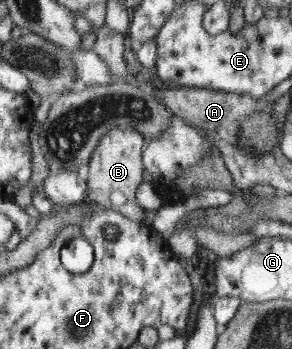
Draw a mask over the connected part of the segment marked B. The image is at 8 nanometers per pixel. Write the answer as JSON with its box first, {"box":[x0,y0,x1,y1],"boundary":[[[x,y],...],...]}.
{"box":[86,127,145,223],"boundary":[[[117,127],[109,129],[108,135],[103,135],[97,149],[91,153],[89,159],[88,178],[86,179],[87,200],[101,207],[111,208],[113,211],[122,212],[129,219],[145,223],[145,213],[137,205],[135,193],[141,185],[145,164],[141,151],[143,149],[143,135],[133,127]]]}

